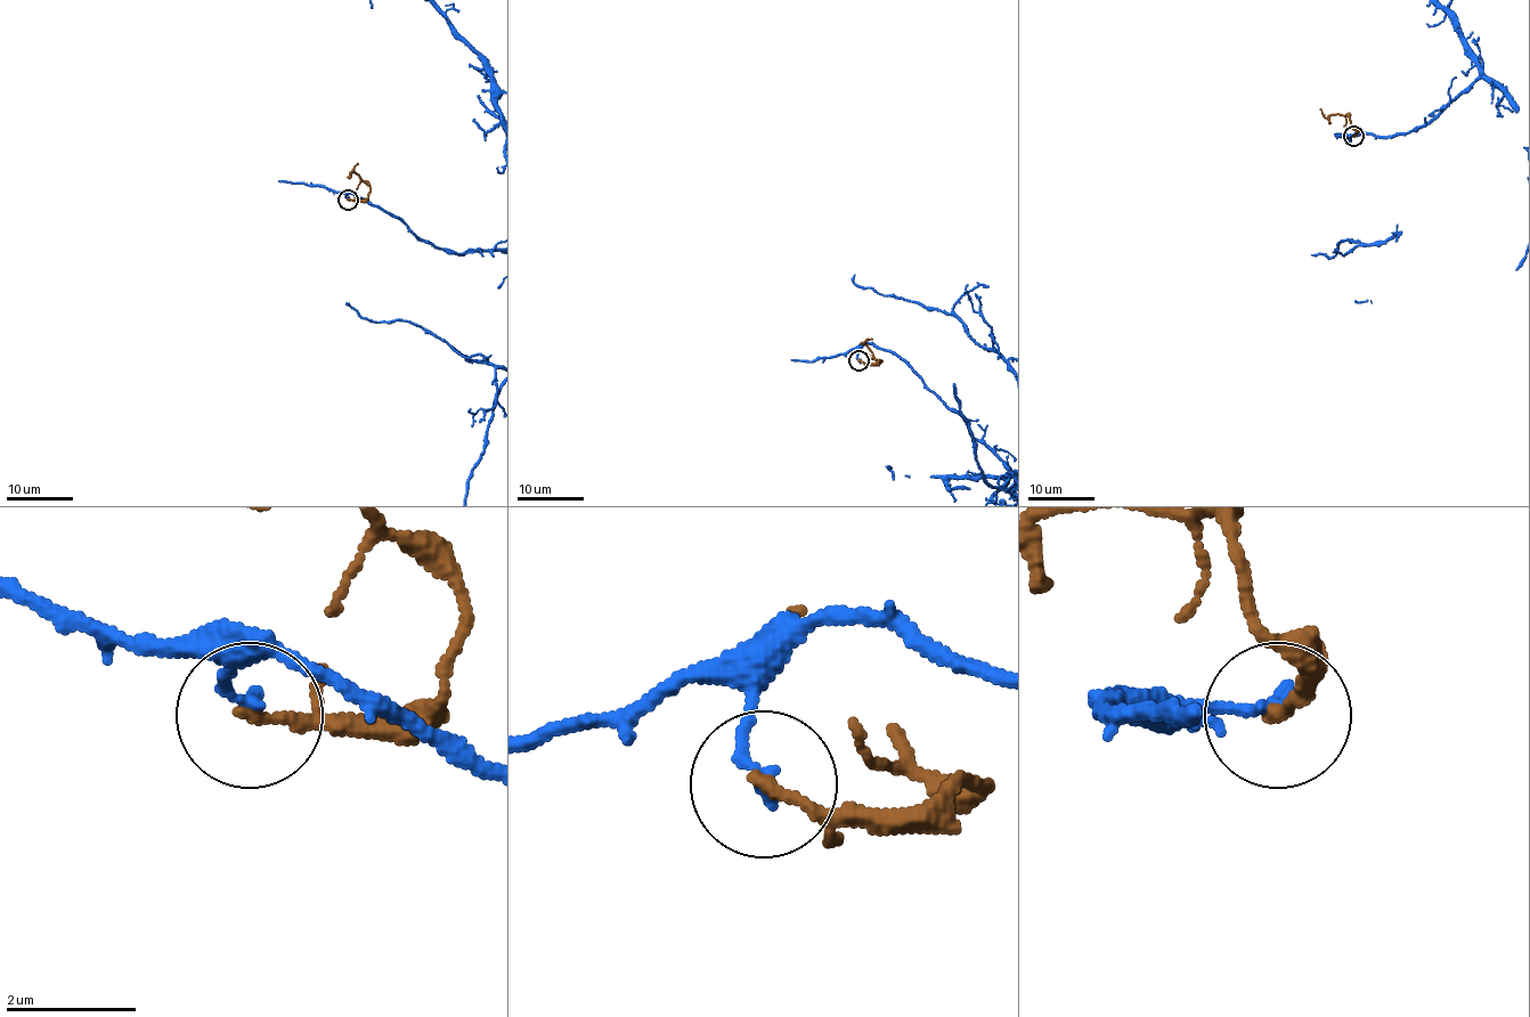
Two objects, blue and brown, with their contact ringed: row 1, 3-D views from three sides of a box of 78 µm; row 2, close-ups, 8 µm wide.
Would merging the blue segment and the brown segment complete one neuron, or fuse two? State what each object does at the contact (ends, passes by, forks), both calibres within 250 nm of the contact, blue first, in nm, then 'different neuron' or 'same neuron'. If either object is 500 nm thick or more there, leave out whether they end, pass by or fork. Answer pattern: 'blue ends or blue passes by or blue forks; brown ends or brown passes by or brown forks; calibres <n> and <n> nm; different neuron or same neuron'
blue ends; brown ends; calibres 190 and 200 nm; different neuron

